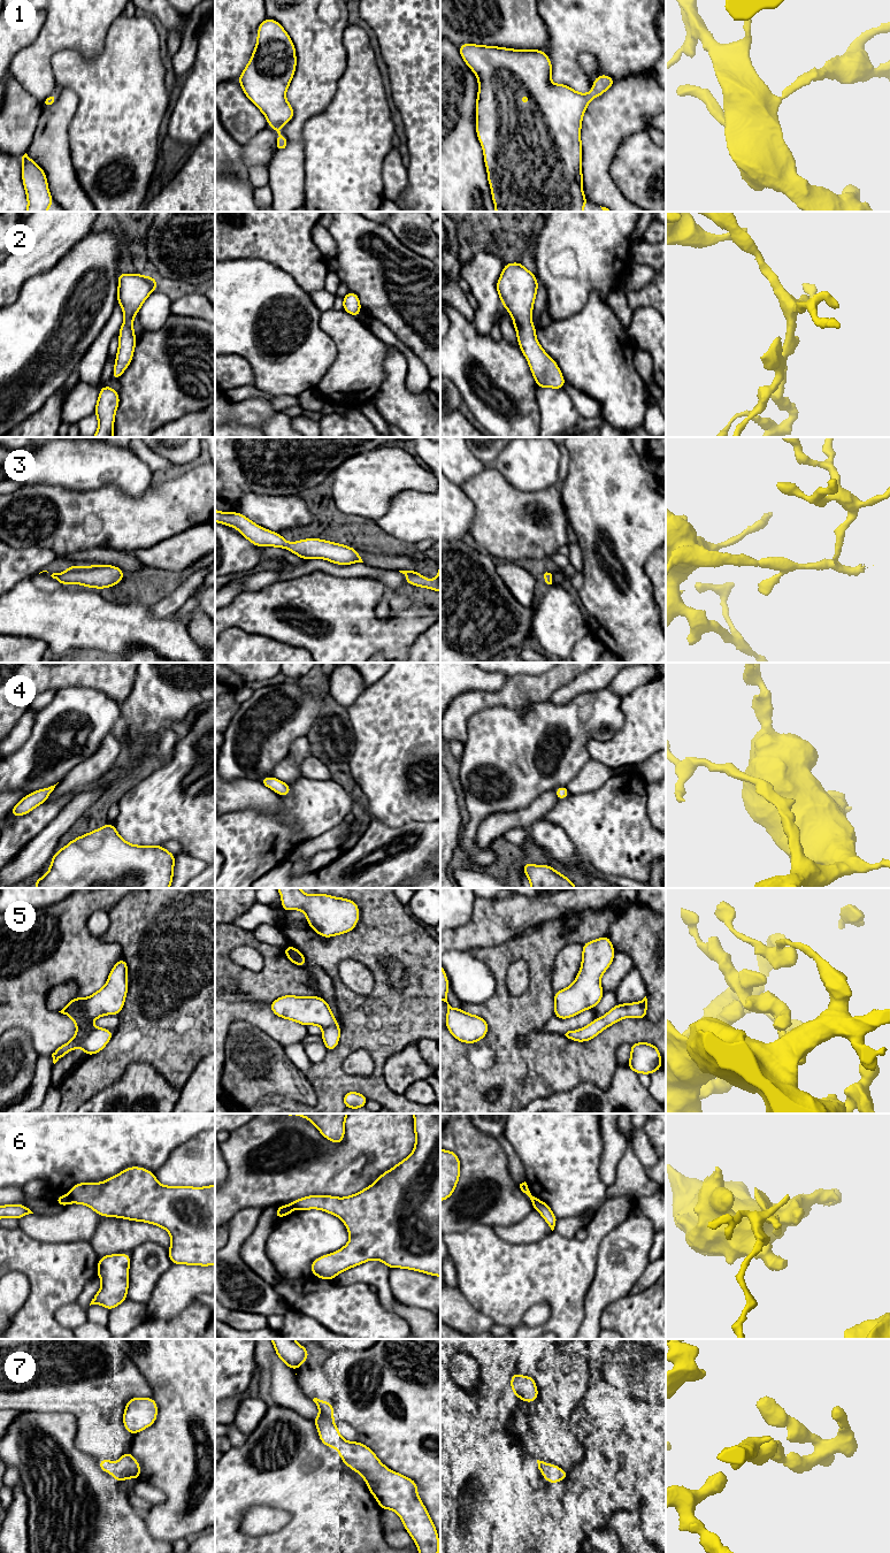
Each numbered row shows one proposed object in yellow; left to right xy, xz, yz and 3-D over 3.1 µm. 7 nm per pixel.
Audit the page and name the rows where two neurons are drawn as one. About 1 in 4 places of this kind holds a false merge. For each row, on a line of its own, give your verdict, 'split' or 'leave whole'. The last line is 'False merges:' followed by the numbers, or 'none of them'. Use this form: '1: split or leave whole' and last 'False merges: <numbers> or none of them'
1: leave whole
2: leave whole
3: leave whole
4: leave whole
5: leave whole
6: split
7: leave whole
False merges: 6

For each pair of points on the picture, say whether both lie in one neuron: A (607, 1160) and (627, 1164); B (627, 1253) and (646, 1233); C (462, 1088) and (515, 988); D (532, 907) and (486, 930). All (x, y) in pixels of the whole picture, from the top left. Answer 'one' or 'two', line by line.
A: two
B: one
C: two
D: one

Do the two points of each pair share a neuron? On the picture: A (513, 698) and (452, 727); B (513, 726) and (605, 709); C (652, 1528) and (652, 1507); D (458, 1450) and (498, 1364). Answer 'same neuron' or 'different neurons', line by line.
A: same neuron
B: same neuron
C: same neuron
D: same neuron

